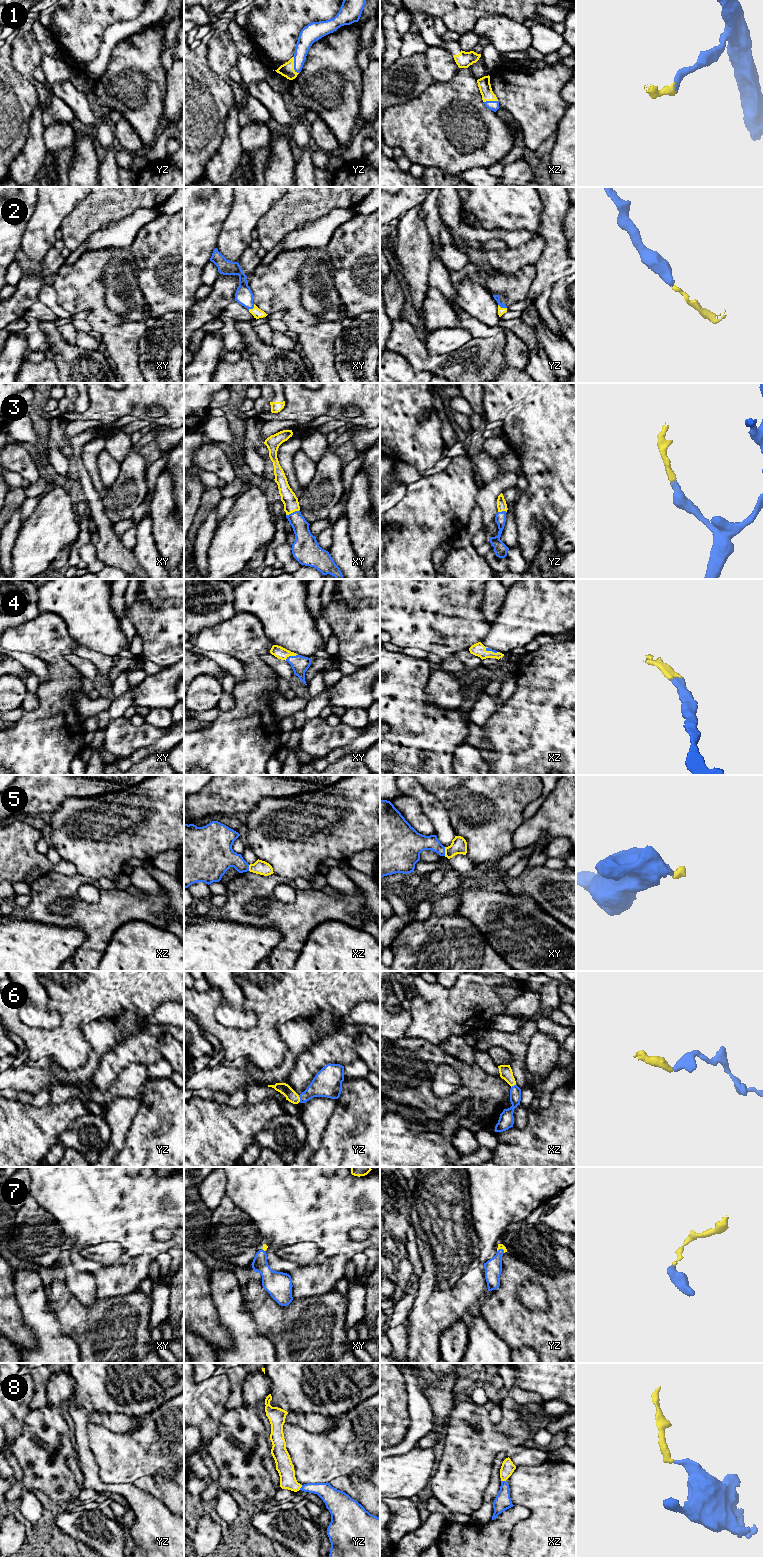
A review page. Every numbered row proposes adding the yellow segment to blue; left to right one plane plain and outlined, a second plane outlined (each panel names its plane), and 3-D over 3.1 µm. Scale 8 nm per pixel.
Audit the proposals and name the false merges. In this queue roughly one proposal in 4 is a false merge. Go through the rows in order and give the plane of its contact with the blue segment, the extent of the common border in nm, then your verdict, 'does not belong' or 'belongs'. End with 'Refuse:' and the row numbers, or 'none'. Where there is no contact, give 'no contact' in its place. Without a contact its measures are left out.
1: meets blue in yz; contact 150 nm long; belongs
2: meets blue in xy; contact 70 nm long; belongs
3: meets blue in xy; contact 120 nm long; belongs
4: meets blue in xy; contact 120 nm long; belongs
5: meets blue in xy; contact 70 nm long; belongs
6: meets blue in yz; contact 60 nm long; belongs
7: meets blue in yz; contact 70 nm long; belongs
8: meets blue in yz; contact 50 nm long; belongs
Refuse: none

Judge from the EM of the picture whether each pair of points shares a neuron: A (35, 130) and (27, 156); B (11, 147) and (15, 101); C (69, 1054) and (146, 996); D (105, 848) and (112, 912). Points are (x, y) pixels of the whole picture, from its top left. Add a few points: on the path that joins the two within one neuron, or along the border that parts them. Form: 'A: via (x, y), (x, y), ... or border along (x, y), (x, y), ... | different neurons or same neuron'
A: via (35, 136), (33, 150) | same neuron
B: via (11, 136), (11, 112) | same neuron
C: via (73, 1029), (75, 1024), (101, 998), (121, 998) | same neuron
D: border along (78, 872), (97, 881) | different neurons

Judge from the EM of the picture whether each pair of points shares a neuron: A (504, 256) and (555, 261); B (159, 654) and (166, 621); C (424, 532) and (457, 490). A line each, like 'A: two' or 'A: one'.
A: two
B: one
C: one

